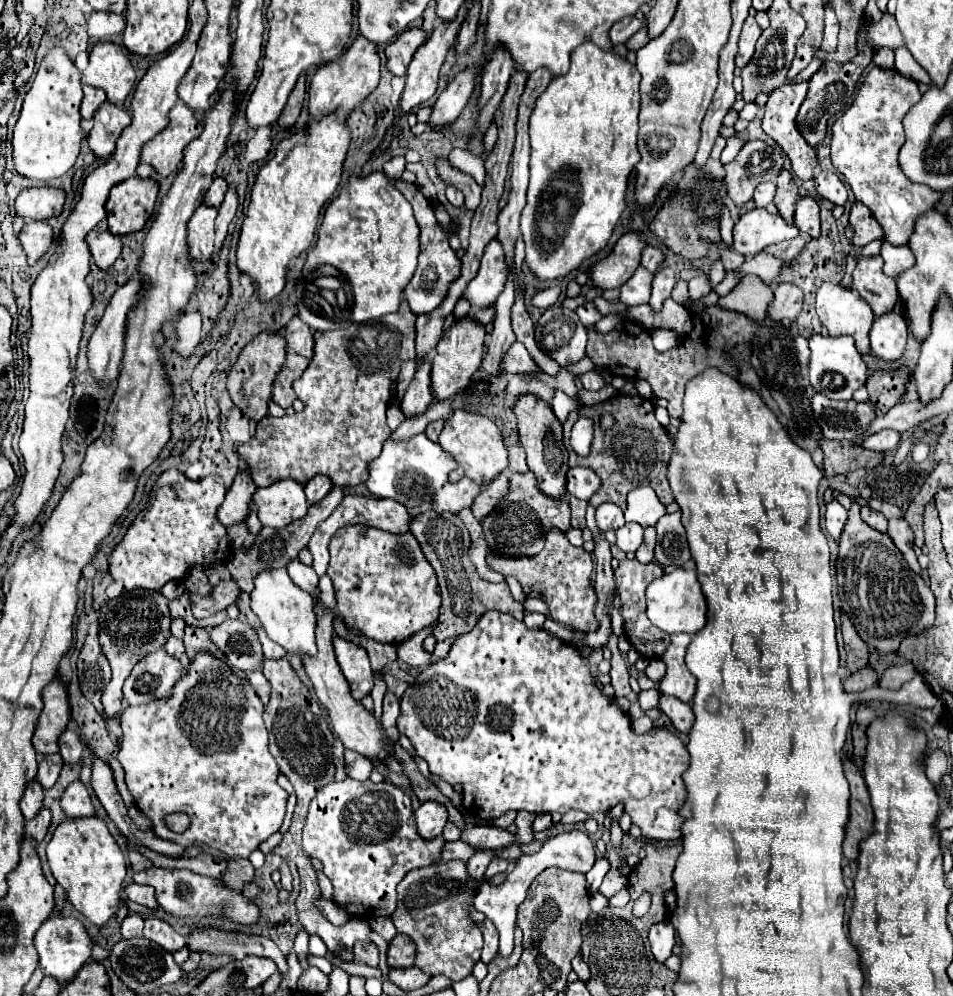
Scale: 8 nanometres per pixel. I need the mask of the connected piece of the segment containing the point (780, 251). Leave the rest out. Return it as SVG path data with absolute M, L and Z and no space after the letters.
M801 237L792 240L784 240L780 243L772 244L766 247L765 251L784 261L784 263L792 263L802 249L806 247L806 241Z

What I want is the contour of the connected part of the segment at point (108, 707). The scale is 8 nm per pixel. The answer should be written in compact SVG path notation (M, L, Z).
M128 591L122 597L102 605L98 623L100 623L100 647L112 667L112 679L104 689L102 703L108 715L116 715L120 713L122 685L130 675L132 667L150 651L162 649L166 639L170 637L168 599L160 591Z

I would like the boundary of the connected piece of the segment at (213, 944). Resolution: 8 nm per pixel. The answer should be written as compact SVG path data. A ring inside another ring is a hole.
M218 929L194 931L188 937L188 947L192 951L208 951L208 953L228 953L234 959L244 959L248 955L268 957L276 963L280 973L288 971L286 955L278 949L278 945L264 935L246 935L246 933L224 933Z

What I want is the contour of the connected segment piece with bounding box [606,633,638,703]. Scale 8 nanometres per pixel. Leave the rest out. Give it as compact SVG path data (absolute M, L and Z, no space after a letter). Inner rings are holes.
M612 633L610 639L608 639L608 645L606 645L610 651L612 651L612 669L610 669L610 679L612 679L612 685L616 689L616 697L626 697L630 699L630 703L634 703L638 699L638 695L630 689L628 685L628 663L624 661L620 649L618 649L618 637Z

